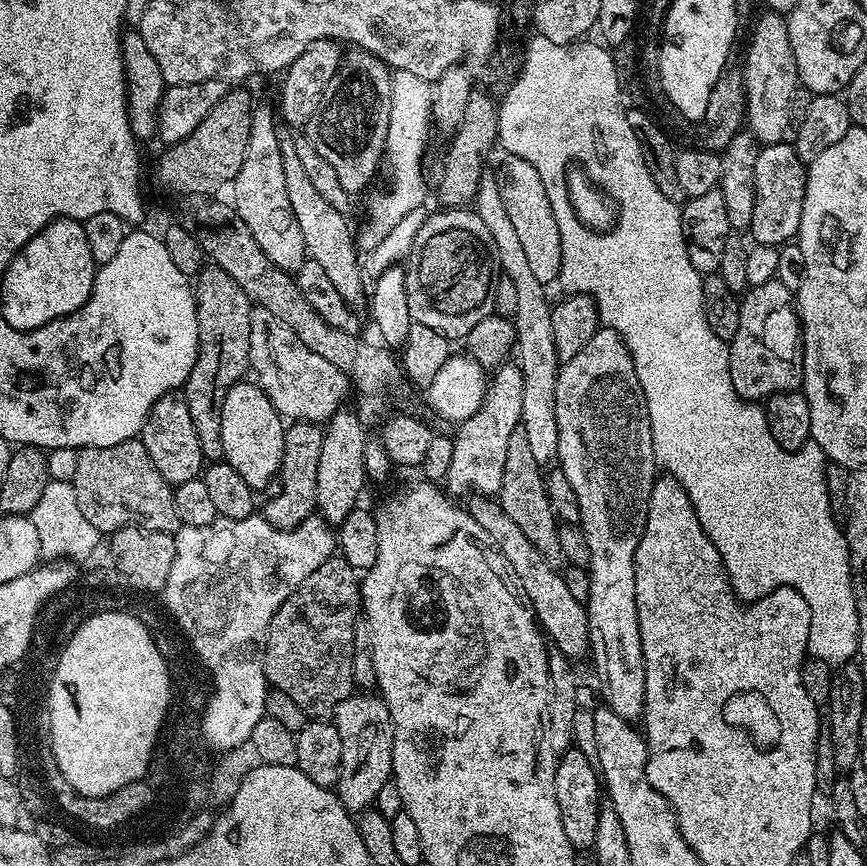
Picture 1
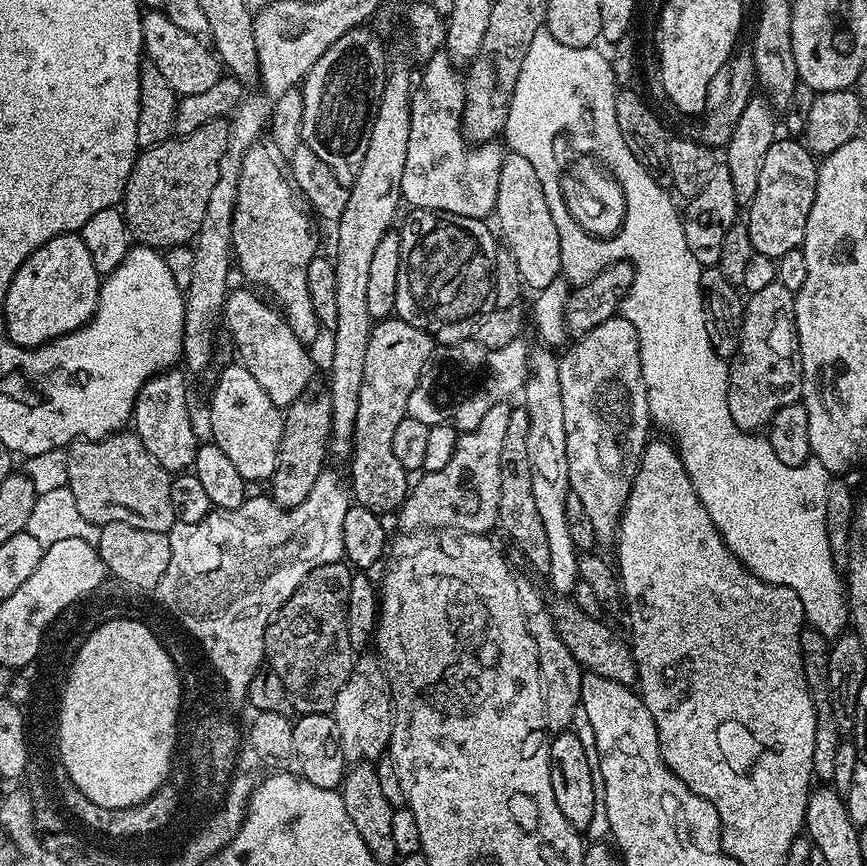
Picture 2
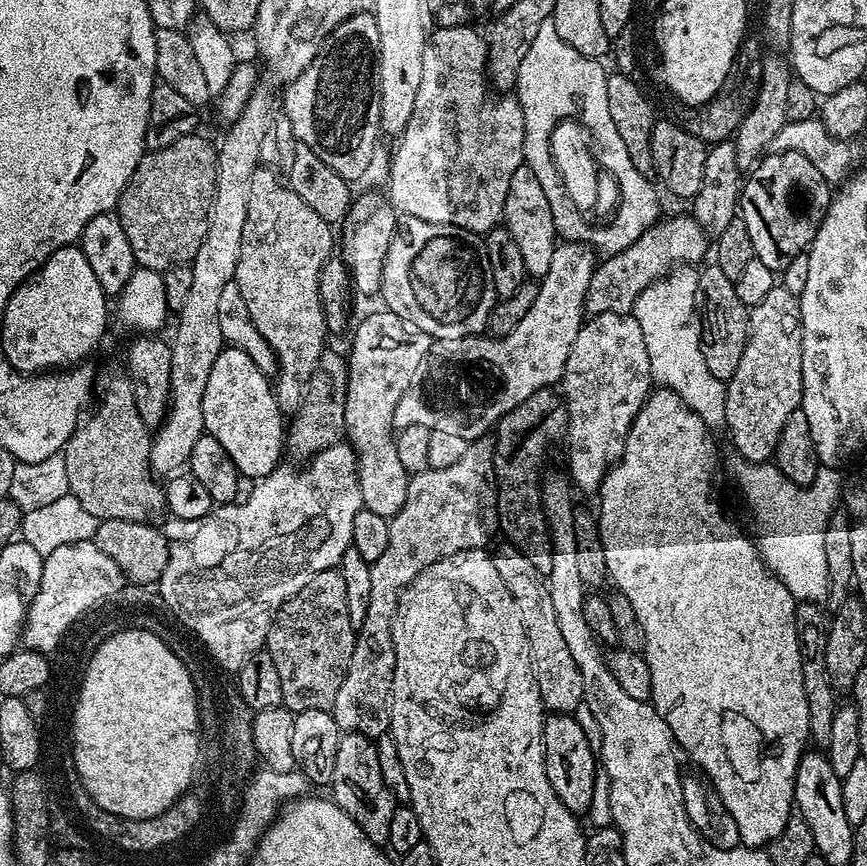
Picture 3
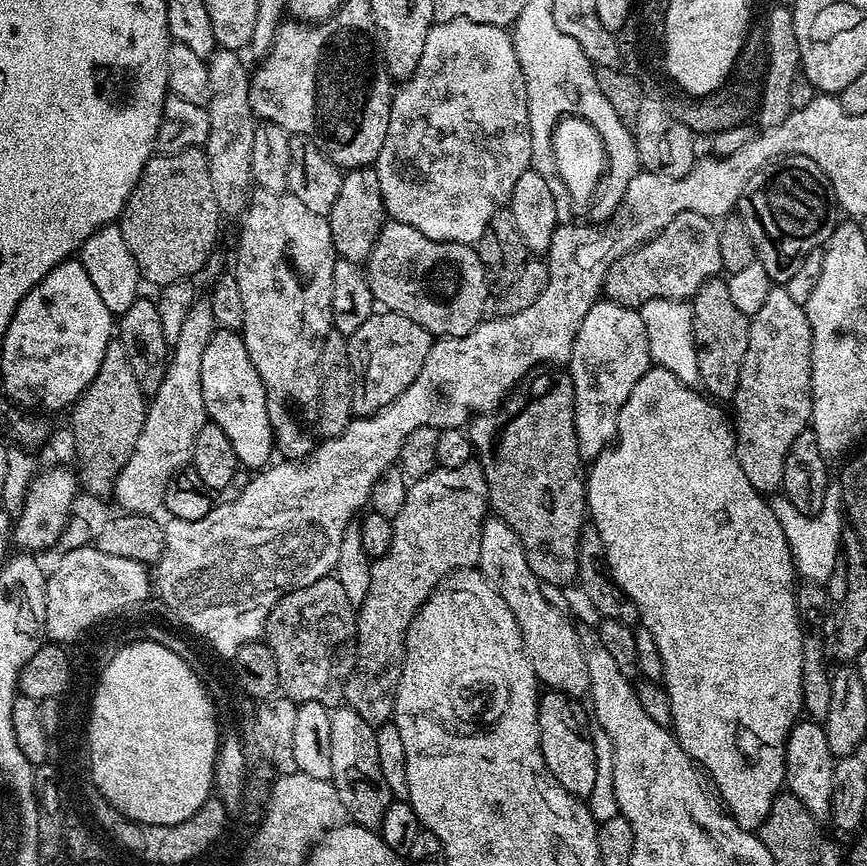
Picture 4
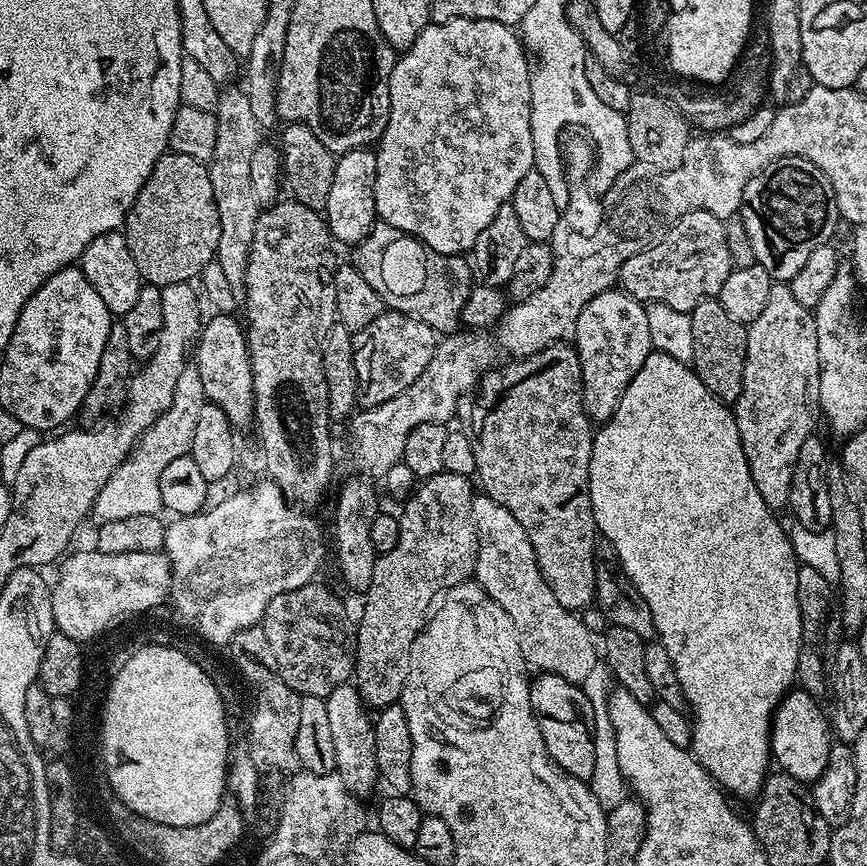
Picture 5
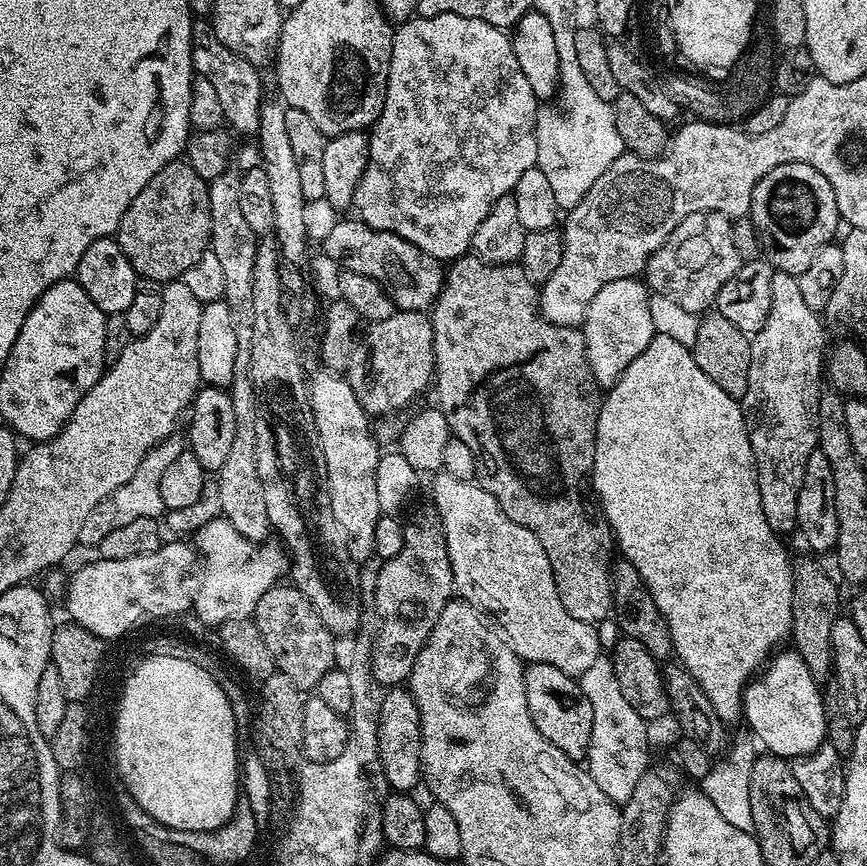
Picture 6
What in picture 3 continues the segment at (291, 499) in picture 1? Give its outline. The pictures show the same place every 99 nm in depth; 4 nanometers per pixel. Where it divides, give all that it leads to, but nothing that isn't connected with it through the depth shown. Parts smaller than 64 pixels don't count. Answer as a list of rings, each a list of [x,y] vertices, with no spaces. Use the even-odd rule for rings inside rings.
[[[332,346],[325,347],[323,354],[310,374],[310,382],[304,391],[300,408],[291,417],[286,428],[286,444],[296,456],[311,458],[330,446],[345,439],[344,415],[348,393],[348,357],[343,351],[335,352]]]

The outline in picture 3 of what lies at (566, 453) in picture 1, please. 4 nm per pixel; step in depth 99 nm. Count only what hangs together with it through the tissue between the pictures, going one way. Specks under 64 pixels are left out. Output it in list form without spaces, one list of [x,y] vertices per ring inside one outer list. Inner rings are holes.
[[[598,314],[585,319],[583,326],[578,330],[578,338],[574,338],[574,346],[570,346],[570,358],[566,358],[563,388],[562,404],[568,414],[566,472],[571,483],[579,491],[581,488],[584,492],[596,494],[599,493],[600,484],[609,470],[624,457],[624,447],[626,438],[630,434],[630,426],[638,410],[642,410],[648,393],[654,388],[650,354],[646,354],[646,338],[642,338],[642,326],[638,326],[635,315]]]

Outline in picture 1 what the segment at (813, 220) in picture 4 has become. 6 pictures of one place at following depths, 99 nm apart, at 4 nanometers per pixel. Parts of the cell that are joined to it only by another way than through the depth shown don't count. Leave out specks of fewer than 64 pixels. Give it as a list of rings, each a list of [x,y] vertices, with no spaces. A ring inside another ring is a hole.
[[[791,143],[766,144],[754,162],[754,218],[751,239],[758,244],[782,245],[797,239],[802,222],[802,202],[806,198],[808,169]]]

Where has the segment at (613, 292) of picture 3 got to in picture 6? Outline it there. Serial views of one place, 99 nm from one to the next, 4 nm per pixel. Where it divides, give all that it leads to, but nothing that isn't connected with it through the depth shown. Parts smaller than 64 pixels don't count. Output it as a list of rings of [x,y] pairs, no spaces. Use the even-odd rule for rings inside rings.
[[[721,212],[690,214],[668,235],[661,248],[654,250],[642,273],[645,285],[655,295],[674,298],[682,310],[707,313],[716,303],[718,290],[734,278],[741,265],[734,248],[732,223]]]

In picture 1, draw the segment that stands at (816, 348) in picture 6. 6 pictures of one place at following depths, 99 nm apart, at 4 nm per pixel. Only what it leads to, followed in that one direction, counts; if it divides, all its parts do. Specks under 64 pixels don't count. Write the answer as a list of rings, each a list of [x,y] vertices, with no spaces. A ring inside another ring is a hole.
[[[780,280],[743,293],[738,334],[728,344],[728,373],[734,390],[746,402],[764,402],[776,392],[794,392],[803,385],[802,325],[794,294]]]

